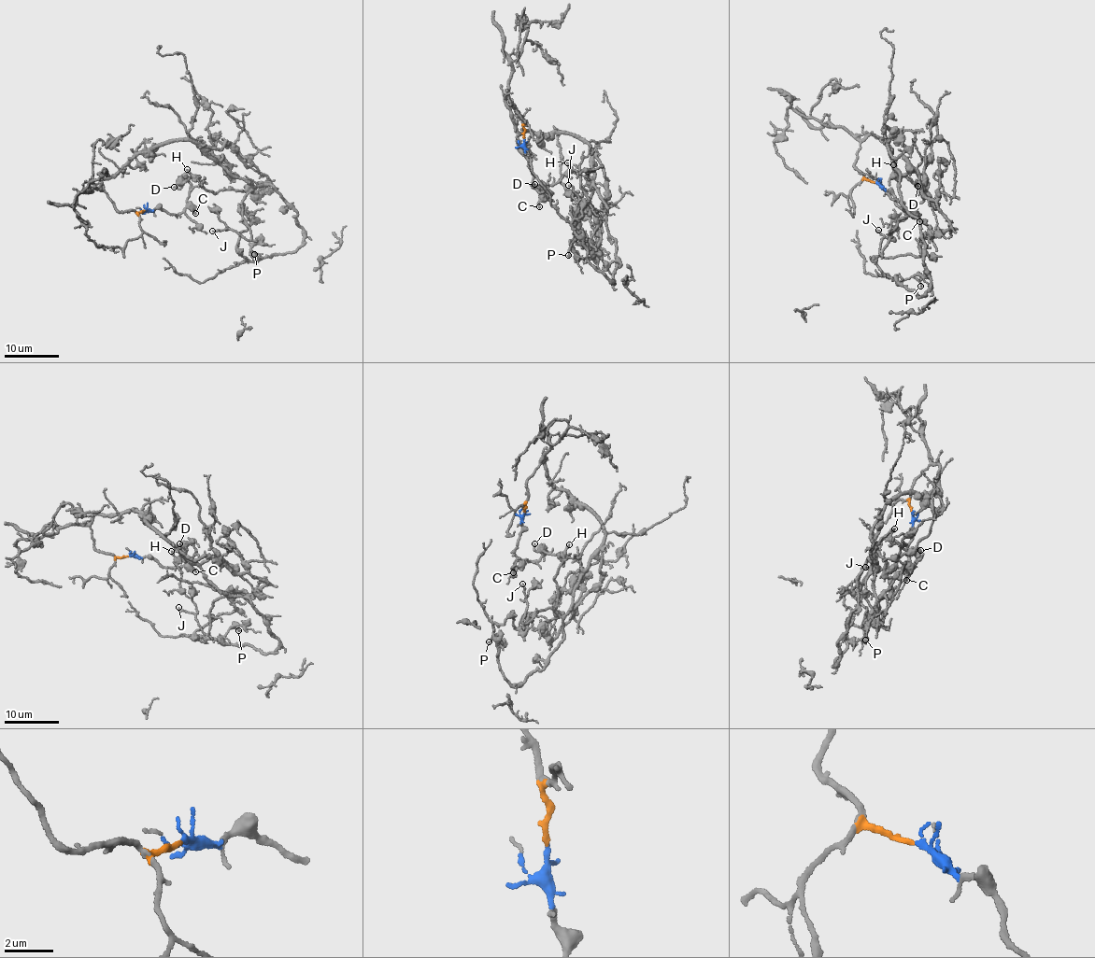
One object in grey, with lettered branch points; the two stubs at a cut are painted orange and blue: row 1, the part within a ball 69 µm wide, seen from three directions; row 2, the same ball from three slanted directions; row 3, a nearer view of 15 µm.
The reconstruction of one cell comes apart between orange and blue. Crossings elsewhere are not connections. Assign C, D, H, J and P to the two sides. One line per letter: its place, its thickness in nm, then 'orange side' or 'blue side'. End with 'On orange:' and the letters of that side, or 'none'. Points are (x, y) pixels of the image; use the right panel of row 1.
C: (919, 221) | 160 nm | blue side
D: (917, 186) | 160 nm | blue side
H: (893, 164) | 200 nm | blue side
J: (878, 230) | 130 nm | orange side
P: (920, 286) | 120 nm | orange side
On orange: J, P

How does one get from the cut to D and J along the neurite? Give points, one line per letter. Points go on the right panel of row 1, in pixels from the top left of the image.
D: (875, 182), (892, 191), (898, 206), (907, 211), (923, 200), (922, 185), (919, 190), (917, 186)
J: (875, 182), (854, 165), (870, 134), (898, 137), (884, 128), (909, 215), (881, 253), (878, 230)

